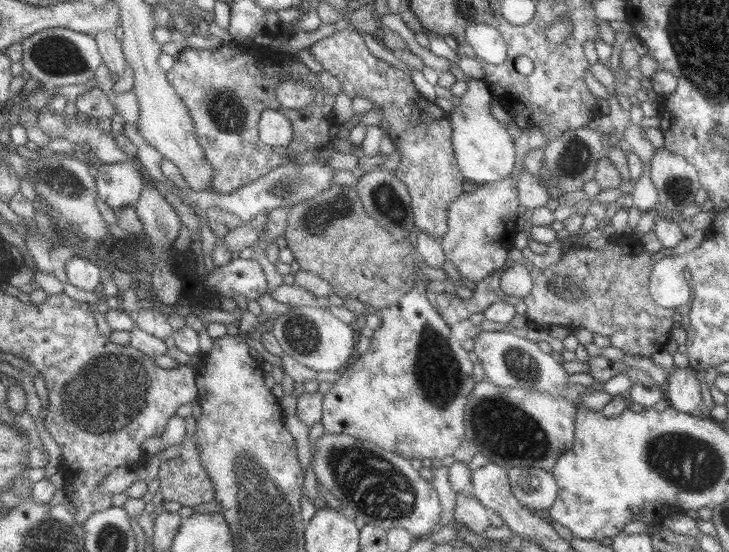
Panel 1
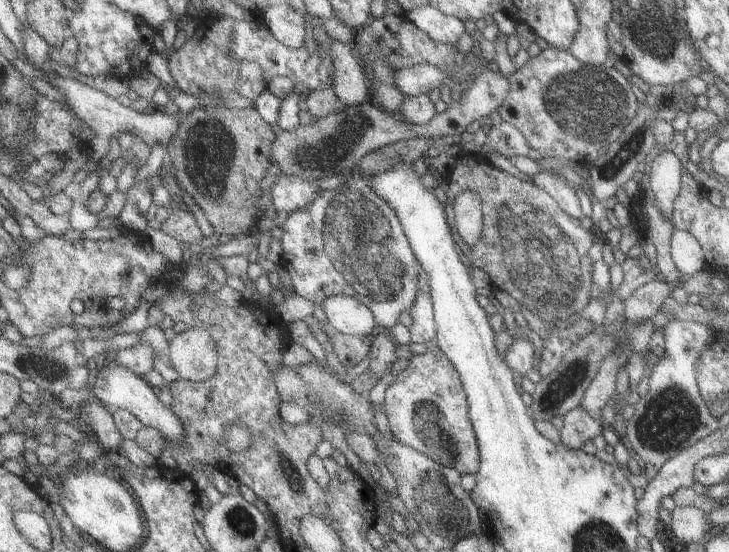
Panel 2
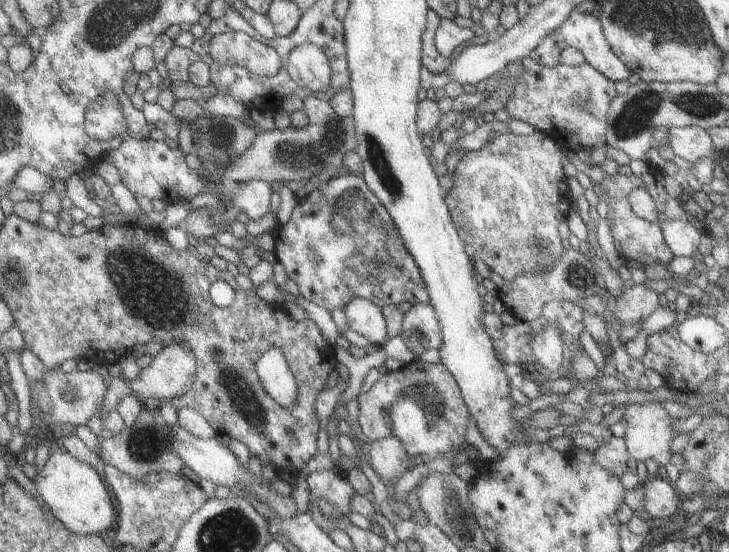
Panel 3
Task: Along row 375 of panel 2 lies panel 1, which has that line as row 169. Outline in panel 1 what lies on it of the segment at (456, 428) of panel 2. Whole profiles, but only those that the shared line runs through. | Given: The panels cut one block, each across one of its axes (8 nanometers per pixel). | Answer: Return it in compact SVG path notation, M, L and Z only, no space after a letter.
M351 28L336 31L329 37L317 40L307 48L307 51L321 65L321 70L329 72L331 76L337 78L340 83L339 92L346 94L350 99L355 98L355 96L366 98L371 102L371 108L381 112L381 120L377 126L381 130L381 134L384 133L391 140L393 150L399 151L400 164L395 169L394 175L408 192L414 227L418 231L427 233L429 237L433 237L437 243L440 243L447 228L449 203L457 200L457 197L463 193L463 177L456 168L451 148L451 128L447 113L435 103L425 100L415 90L407 74L373 56L365 47L361 36Z

